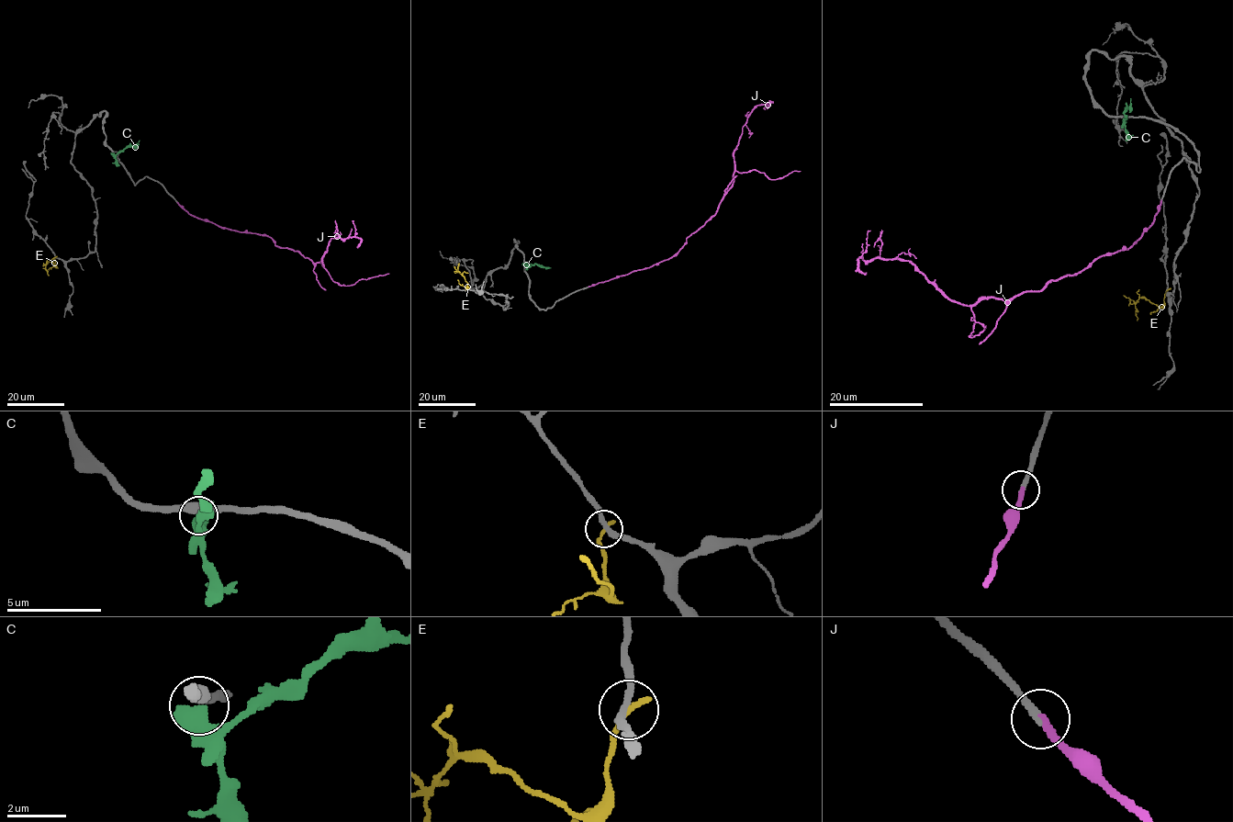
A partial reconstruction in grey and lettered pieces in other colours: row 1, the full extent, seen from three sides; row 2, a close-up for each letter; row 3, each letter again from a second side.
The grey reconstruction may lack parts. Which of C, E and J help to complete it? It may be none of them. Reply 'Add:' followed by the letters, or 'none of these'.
Add: J

